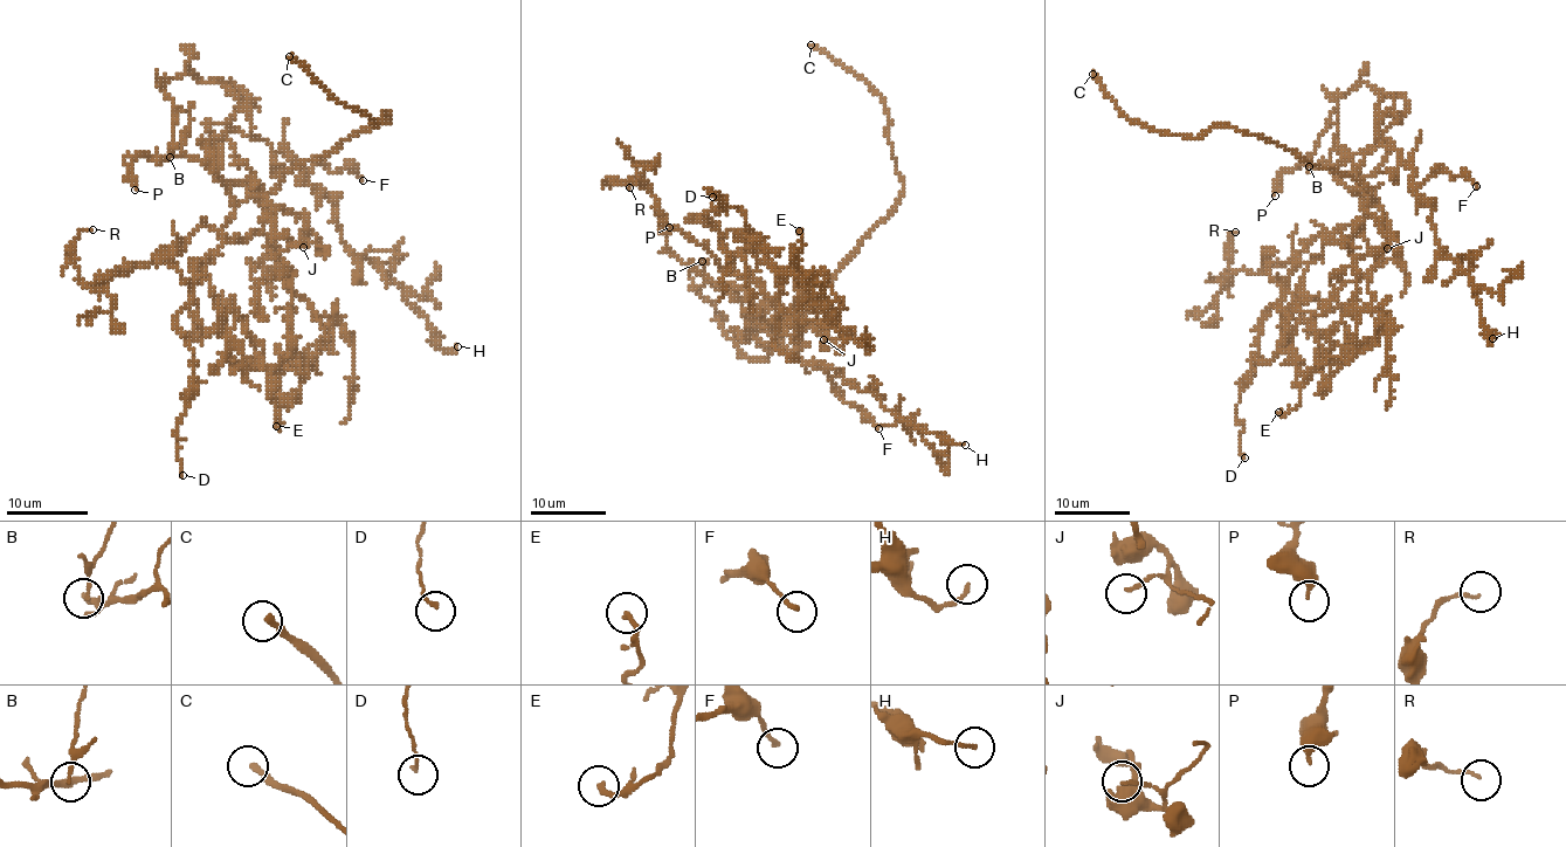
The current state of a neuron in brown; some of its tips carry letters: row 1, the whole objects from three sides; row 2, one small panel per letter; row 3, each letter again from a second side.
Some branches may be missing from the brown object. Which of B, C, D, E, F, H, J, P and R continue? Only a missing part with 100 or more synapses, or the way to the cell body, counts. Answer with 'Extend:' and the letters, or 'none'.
Extend: C

